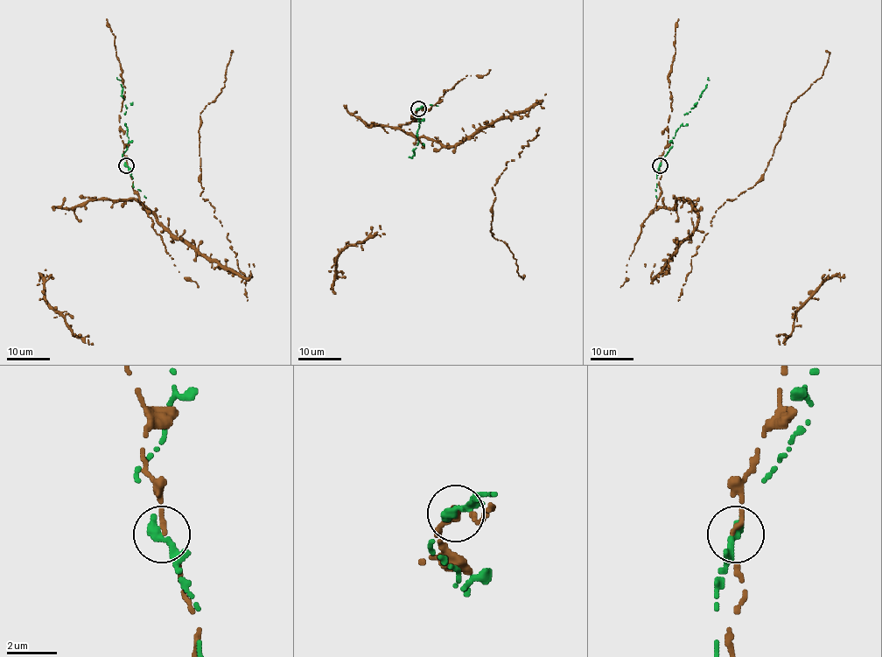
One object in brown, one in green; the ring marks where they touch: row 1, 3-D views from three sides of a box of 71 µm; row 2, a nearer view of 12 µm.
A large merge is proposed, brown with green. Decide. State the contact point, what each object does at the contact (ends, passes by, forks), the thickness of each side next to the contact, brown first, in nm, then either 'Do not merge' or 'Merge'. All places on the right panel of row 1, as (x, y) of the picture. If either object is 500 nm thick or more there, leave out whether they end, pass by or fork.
Place: (660, 165). At the ring brown passes by. At the ring green ends. Thickness 140 nm (brown) against 440 nm. Do not merge

